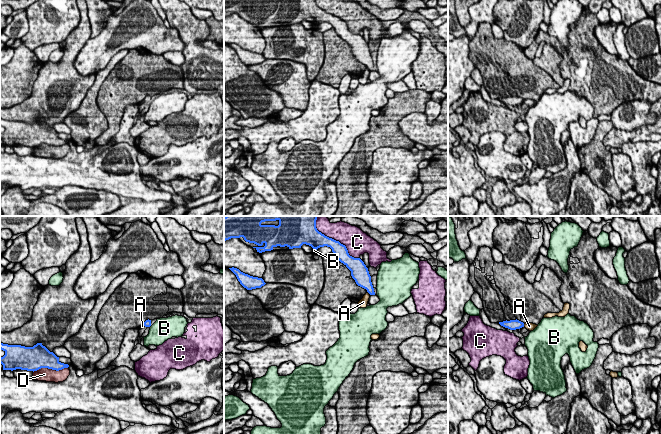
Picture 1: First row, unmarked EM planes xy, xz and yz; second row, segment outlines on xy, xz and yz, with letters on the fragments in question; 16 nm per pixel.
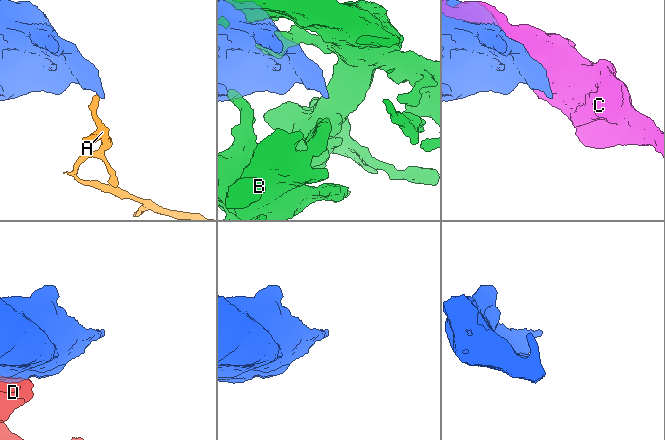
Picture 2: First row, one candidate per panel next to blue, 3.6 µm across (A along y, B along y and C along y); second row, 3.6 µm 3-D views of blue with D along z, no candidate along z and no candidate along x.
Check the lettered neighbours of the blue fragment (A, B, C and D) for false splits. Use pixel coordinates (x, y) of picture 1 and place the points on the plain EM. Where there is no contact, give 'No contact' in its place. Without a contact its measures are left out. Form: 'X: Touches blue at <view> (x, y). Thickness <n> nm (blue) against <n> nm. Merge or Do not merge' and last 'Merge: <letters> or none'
A: Touches blue at xz (369, 69). Thickness 260 nm (blue) against 140 nm. Do not merge
B: Touches blue at xz (315, 24). Thickness 320 nm (blue) against 50 nm. Do not merge
C: Touches blue at xz (337, 17). Thickness 220 nm (blue) against 360 nm. Do not merge
D: Touches blue at xy (50, 144). Thickness 360 nm (blue) against 220 nm. Do not merge
Merge: none

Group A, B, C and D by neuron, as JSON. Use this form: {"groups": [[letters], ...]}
{"groups": [["A"], ["B"], ["C"], ["D"]]}

